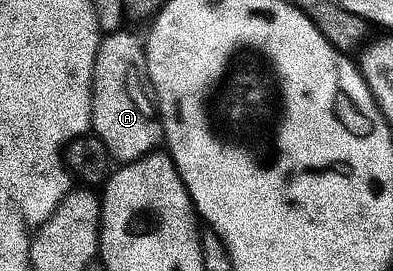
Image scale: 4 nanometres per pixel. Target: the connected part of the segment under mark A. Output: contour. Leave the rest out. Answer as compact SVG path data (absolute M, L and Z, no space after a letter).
M129 33L102 38L93 70L92 132L103 141L110 156L120 164L133 163L152 154L164 140L164 124L158 119L150 93L144 42Z

